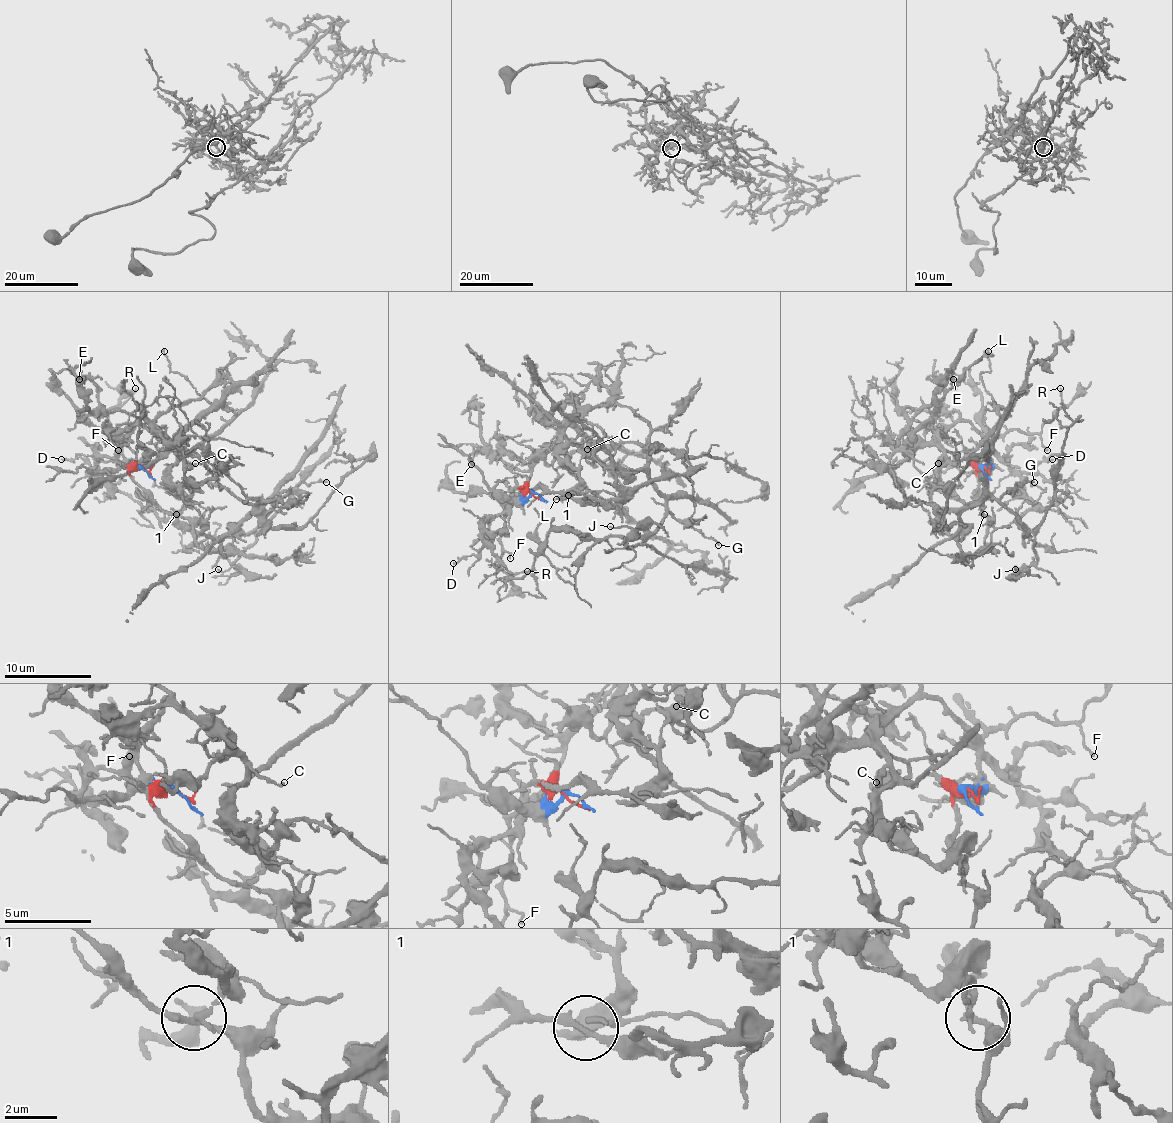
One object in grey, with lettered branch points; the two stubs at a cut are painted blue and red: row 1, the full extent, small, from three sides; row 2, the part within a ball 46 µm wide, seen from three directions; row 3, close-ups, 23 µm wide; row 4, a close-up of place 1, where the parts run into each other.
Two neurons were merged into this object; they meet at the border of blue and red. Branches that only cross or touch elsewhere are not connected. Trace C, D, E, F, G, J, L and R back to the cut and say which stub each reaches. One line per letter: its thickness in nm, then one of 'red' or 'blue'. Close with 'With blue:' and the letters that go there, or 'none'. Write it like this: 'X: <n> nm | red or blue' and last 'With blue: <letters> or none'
C: 130 nm | blue
D: 90 nm | blue
E: 140 nm | blue
F: 130 nm | blue
G: 120 nm | red
J: 110 nm | red
L: 110 nm | blue
R: 110 nm | blue
With blue: C, D, E, F, L, R

